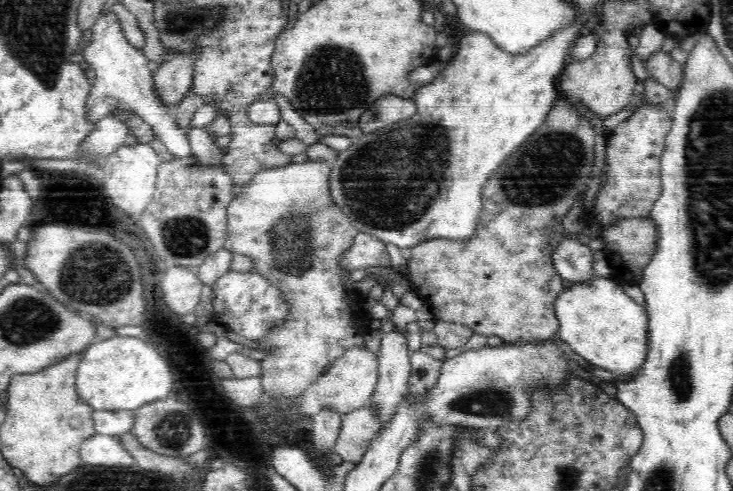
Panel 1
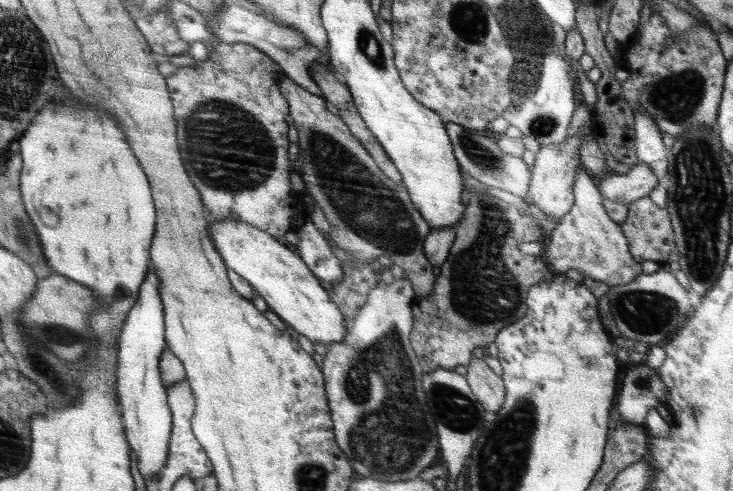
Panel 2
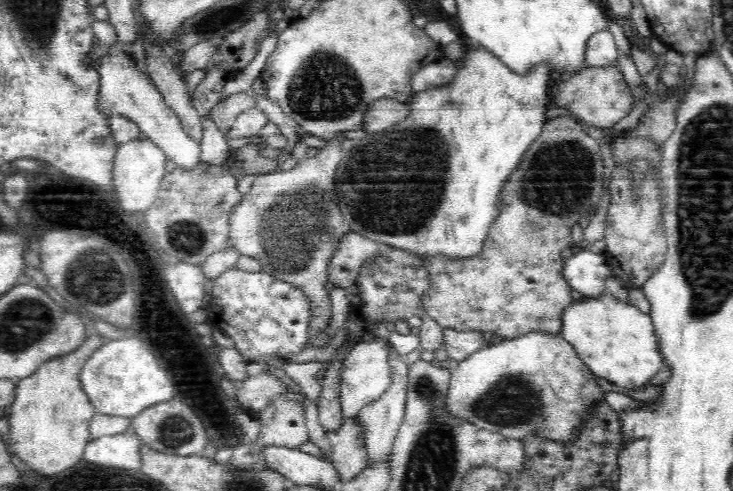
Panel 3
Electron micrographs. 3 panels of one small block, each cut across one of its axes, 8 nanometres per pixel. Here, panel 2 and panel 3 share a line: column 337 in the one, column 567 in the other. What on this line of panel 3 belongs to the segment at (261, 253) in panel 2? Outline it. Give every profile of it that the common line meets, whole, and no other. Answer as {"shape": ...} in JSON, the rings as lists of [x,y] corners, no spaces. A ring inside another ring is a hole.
{"shape":[[[604,292],[598,297],[584,296],[582,300],[572,301],[563,309],[561,315],[563,323],[561,336],[571,344],[577,356],[592,374],[606,378],[619,387],[633,389],[646,387],[647,381],[662,370],[662,356],[659,355],[658,339],[654,336],[651,316],[631,303],[624,303],[608,292]]]}

